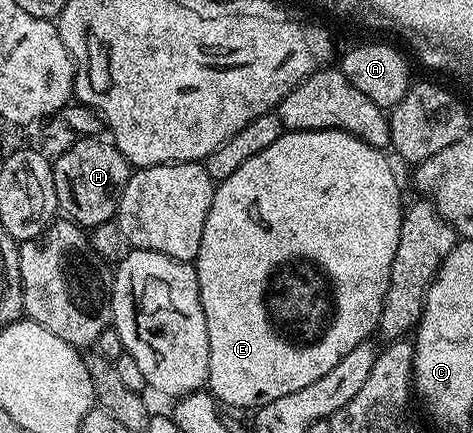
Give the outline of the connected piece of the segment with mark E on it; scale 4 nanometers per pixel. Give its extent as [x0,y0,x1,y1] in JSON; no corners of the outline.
[193,129,405,411]

